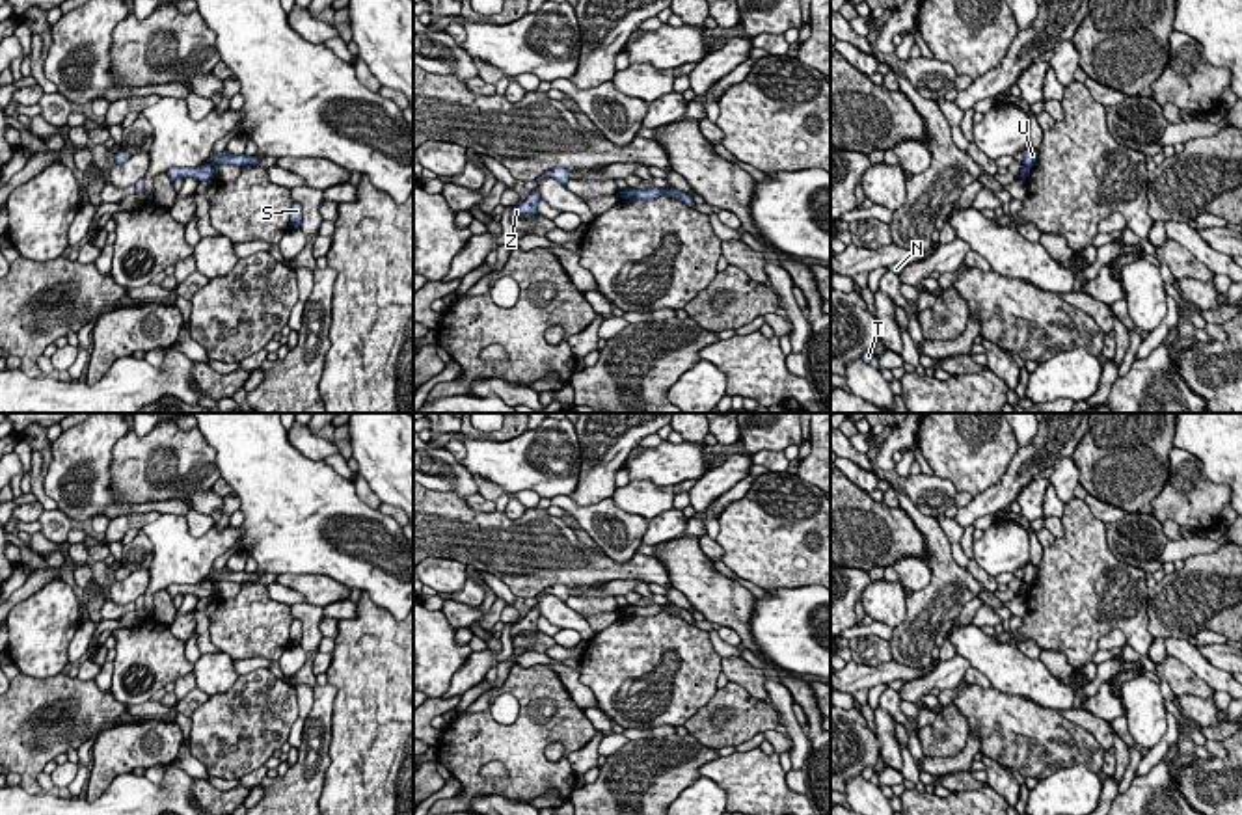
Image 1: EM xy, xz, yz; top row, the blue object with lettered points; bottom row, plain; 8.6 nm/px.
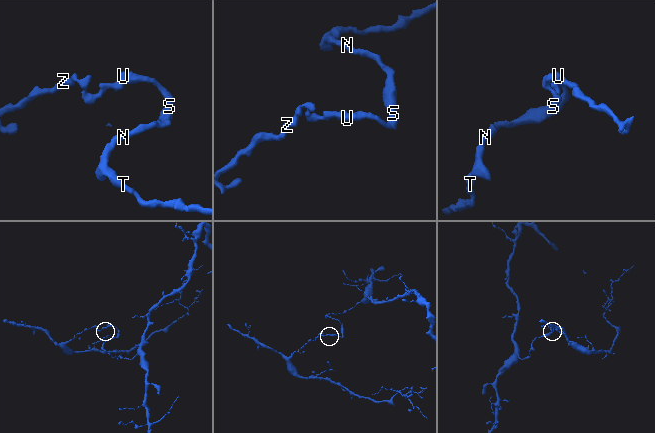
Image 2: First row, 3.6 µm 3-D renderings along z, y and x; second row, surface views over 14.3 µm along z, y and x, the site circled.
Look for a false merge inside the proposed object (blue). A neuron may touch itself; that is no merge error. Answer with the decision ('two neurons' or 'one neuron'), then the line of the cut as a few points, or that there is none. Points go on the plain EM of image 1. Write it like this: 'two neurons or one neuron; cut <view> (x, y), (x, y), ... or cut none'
two neurons; cut xy (209, 581), (213, 585)

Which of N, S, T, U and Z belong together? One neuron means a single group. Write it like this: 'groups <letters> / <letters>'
groups N S T U / Z

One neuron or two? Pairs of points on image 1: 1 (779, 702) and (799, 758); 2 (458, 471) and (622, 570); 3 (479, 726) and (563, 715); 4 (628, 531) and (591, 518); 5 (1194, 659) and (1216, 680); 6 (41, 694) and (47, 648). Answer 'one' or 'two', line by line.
1: one
2: two
3: one
4: one
5: one
6: two

